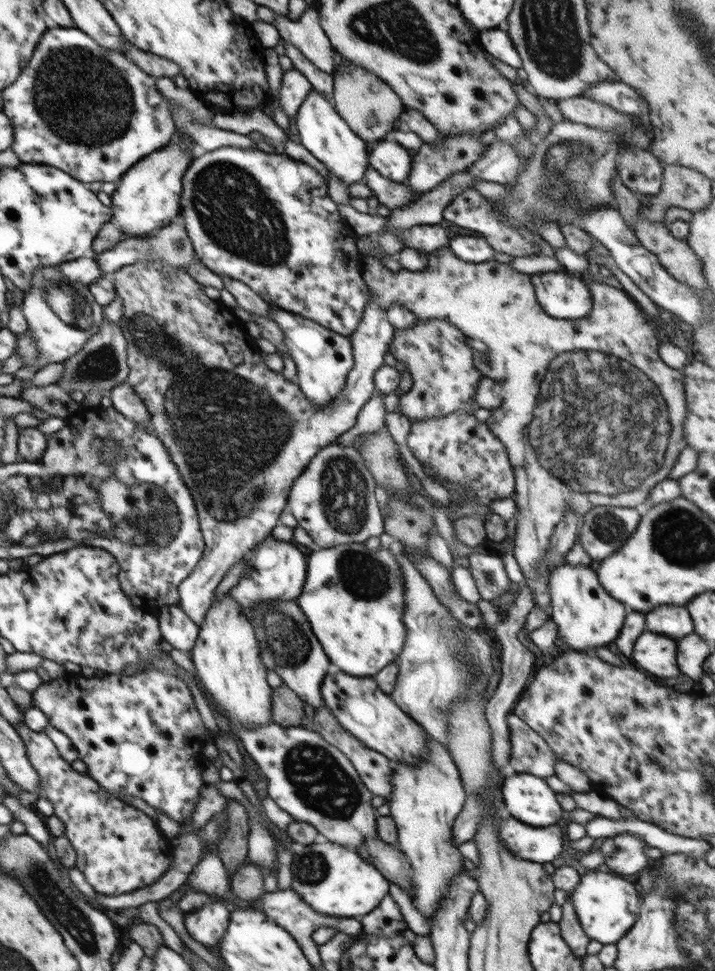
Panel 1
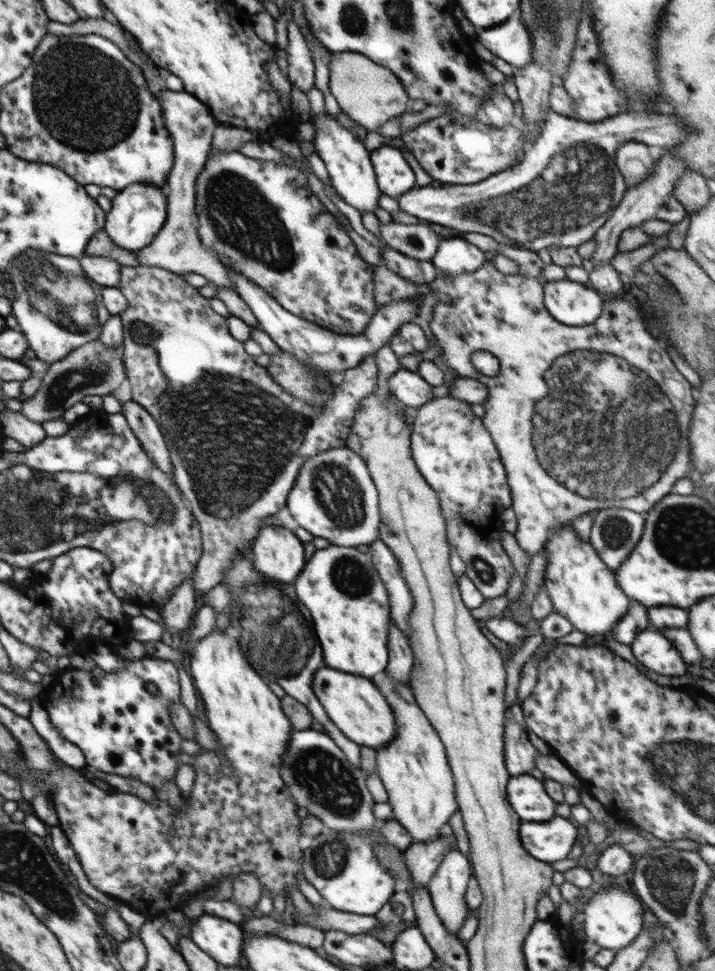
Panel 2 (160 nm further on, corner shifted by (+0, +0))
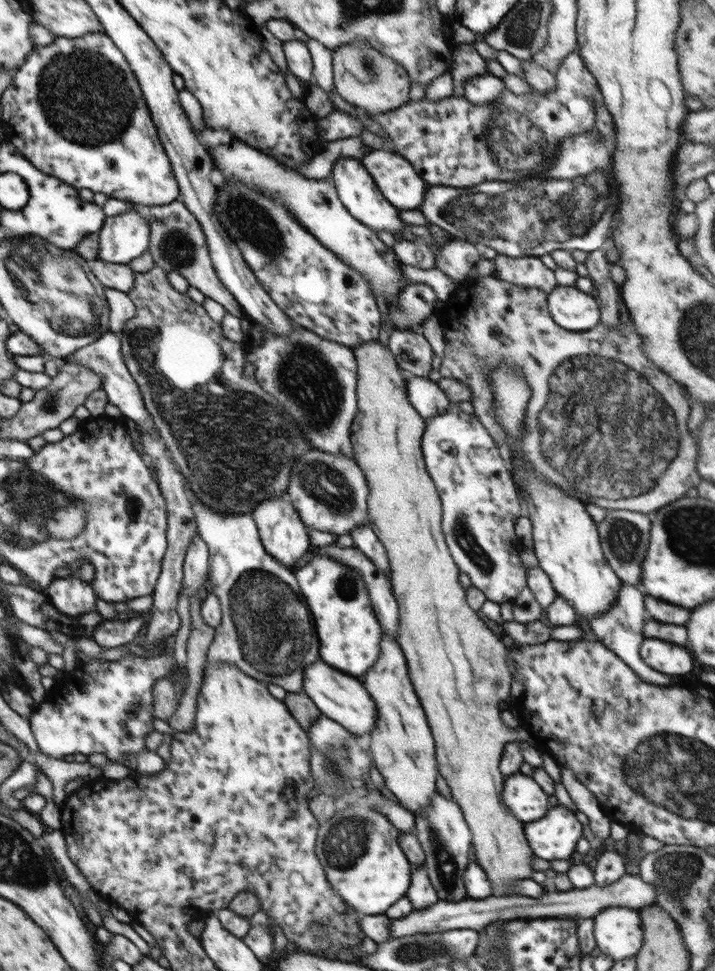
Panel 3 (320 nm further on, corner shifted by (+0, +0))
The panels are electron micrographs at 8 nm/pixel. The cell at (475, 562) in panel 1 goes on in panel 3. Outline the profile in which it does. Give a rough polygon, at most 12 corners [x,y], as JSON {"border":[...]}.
{"border":[[474,414],[421,448],[456,566],[487,600],[527,587],[511,461]]}

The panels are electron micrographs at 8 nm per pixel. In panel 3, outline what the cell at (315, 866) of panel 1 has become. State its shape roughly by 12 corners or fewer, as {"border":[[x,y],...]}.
{"border":[[365,799],[319,825],[315,851],[360,915],[406,896],[399,830]]}

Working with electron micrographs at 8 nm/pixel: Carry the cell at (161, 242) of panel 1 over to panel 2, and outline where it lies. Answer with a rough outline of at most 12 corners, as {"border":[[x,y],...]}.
{"border":[[199,98],[158,100],[173,140],[168,216],[139,256],[177,275],[196,272],[235,291],[193,225],[196,177],[217,121]]}

